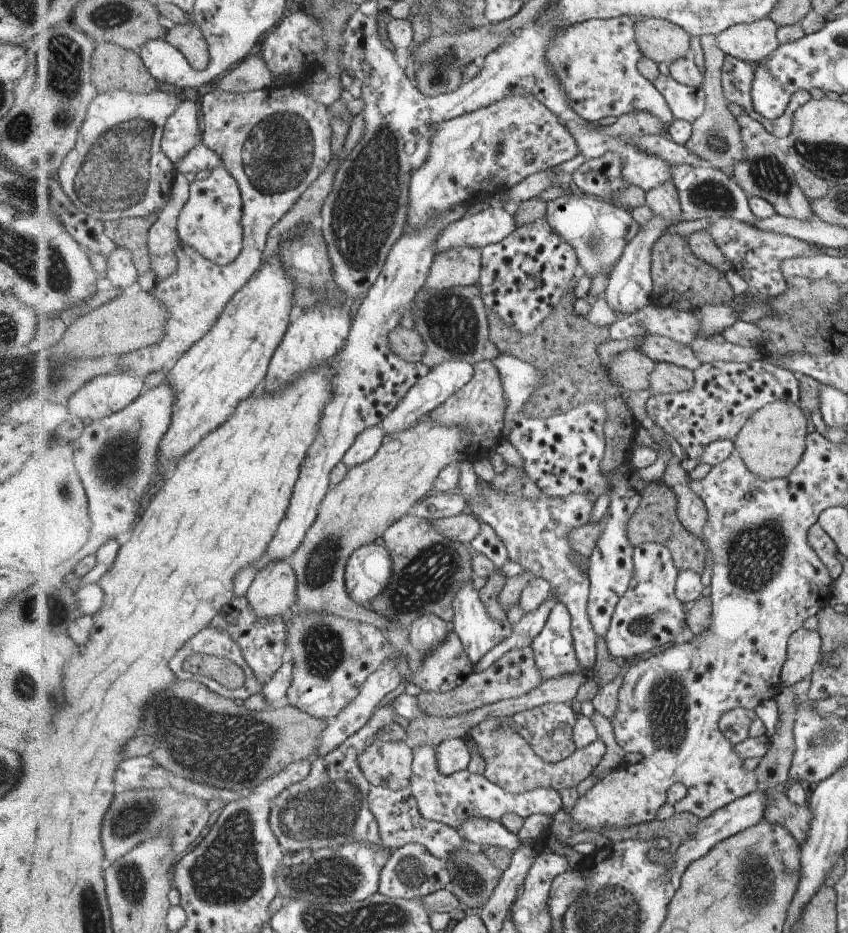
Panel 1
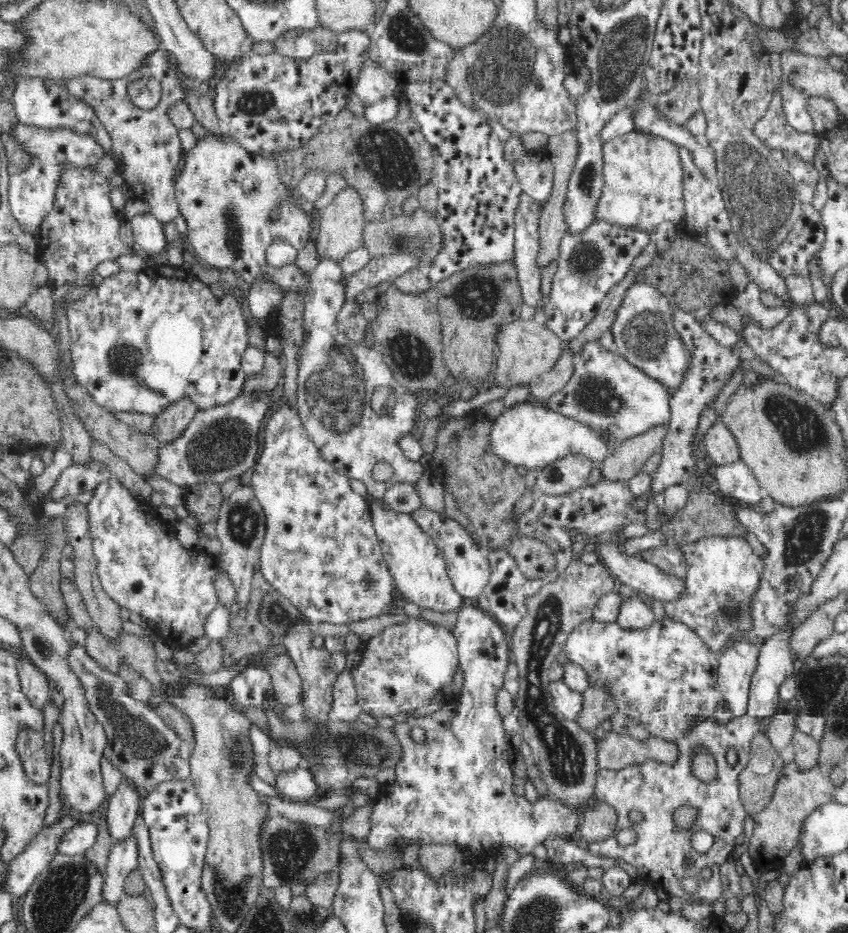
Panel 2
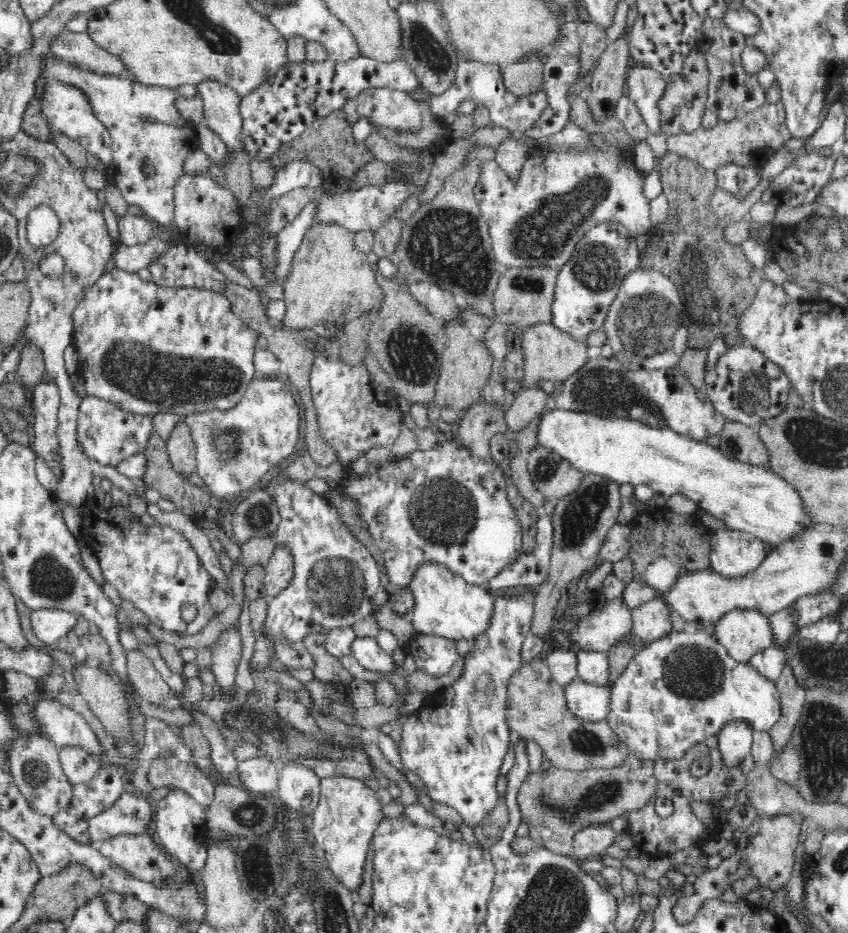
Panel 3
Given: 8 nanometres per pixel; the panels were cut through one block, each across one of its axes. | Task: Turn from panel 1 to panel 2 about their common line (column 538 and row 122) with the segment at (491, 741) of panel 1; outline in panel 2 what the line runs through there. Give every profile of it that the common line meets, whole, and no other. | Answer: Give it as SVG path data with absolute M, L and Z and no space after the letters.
M776 91L761 119L753 124L751 134L769 148L782 148L787 156L814 162L820 136L815 132L803 133L792 128L786 120L781 94Z

